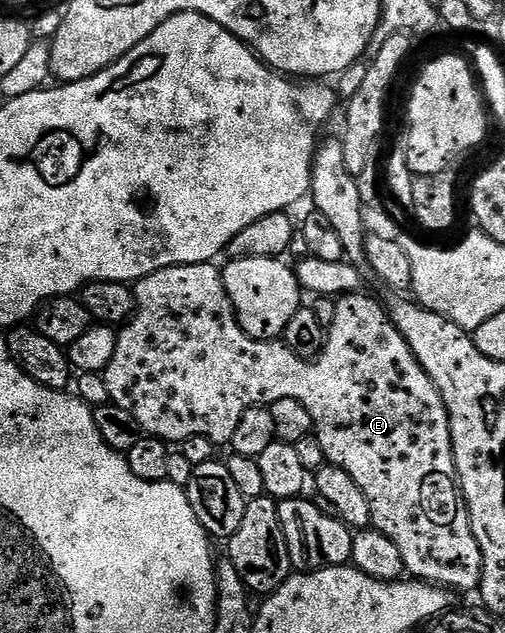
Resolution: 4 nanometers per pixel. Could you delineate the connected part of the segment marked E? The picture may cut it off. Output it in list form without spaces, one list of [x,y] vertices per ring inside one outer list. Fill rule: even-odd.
[[[207,263],[164,267],[152,275],[141,277],[139,281],[133,282],[134,316],[117,330],[116,351],[113,352],[112,363],[108,363],[104,374],[111,402],[124,407],[124,411],[131,413],[138,420],[138,428],[142,430],[143,434],[159,437],[160,440],[167,443],[180,443],[189,437],[206,437],[218,447],[230,442],[236,431],[236,423],[240,423],[244,411],[255,407],[269,407],[280,399],[296,399],[304,403],[304,407],[308,407],[308,415],[312,415],[313,434],[319,439],[325,460],[329,464],[348,471],[348,475],[352,475],[352,480],[359,485],[360,491],[364,491],[364,499],[368,499],[373,528],[379,529],[384,535],[388,535],[388,539],[392,539],[392,543],[396,543],[396,547],[400,550],[400,559],[404,559],[406,564],[406,573],[411,578],[437,585],[447,591],[477,590],[482,584],[482,552],[476,543],[476,535],[472,535],[470,516],[458,488],[458,472],[454,466],[450,420],[444,407],[444,399],[436,383],[432,383],[432,379],[420,367],[416,355],[412,355],[400,331],[391,323],[389,312],[384,305],[373,301],[370,297],[365,297],[365,292],[362,291],[343,293],[334,301],[335,317],[328,326],[326,345],[317,357],[313,359],[303,359],[293,355],[270,357],[266,361],[266,373],[258,373],[260,342],[252,339],[238,326],[238,319],[234,315],[234,308],[226,294],[219,266],[216,266],[217,264]]]

